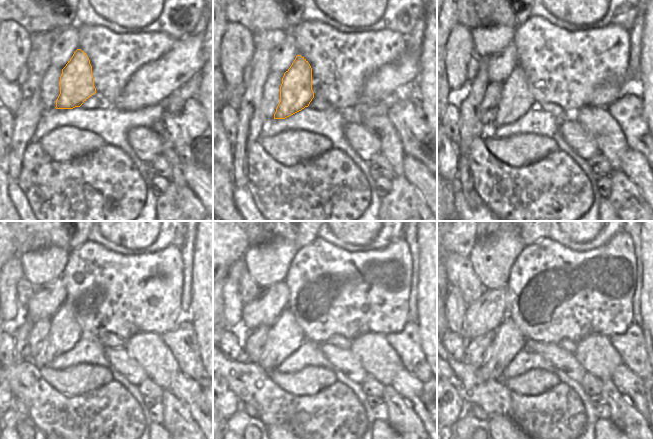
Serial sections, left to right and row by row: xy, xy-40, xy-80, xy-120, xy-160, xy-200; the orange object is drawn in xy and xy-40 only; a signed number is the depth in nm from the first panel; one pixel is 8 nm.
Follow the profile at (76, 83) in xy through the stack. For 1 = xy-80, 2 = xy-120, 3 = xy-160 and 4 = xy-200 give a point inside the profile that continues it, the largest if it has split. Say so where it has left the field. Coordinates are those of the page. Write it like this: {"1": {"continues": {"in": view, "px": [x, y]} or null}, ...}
{"1": {"continues": {"in": "xy-80", "px": [516, 100]}}, "2": {"continues": {"in": "xy-120", "px": [65, 332]}}, "3": {"continues": {"in": "xy-160", "px": [285, 336]}}, "4": {"continues": {"in": "xy-200", "px": [507, 340]}}}

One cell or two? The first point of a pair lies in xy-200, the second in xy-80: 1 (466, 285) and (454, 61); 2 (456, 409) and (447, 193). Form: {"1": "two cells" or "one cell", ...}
{"1": "two cells", "2": "two cells"}

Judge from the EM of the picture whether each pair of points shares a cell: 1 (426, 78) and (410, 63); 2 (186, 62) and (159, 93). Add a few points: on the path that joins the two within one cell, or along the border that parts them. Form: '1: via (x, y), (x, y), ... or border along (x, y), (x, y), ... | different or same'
1: border along (419, 56), (419, 73), (416, 79) | different
2: via (178, 70), (163, 85) | same

